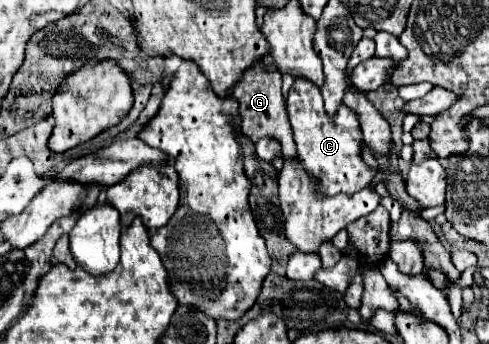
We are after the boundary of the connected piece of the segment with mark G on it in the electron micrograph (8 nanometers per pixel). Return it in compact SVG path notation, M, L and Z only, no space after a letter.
M257 61L251 69L247 69L233 89L233 97L239 103L239 115L241 115L241 133L247 135L253 143L261 137L273 137L283 147L285 159L297 159L297 147L293 141L289 117L285 111L285 103L281 97L281 73L277 73L277 67L265 69L261 61Z

